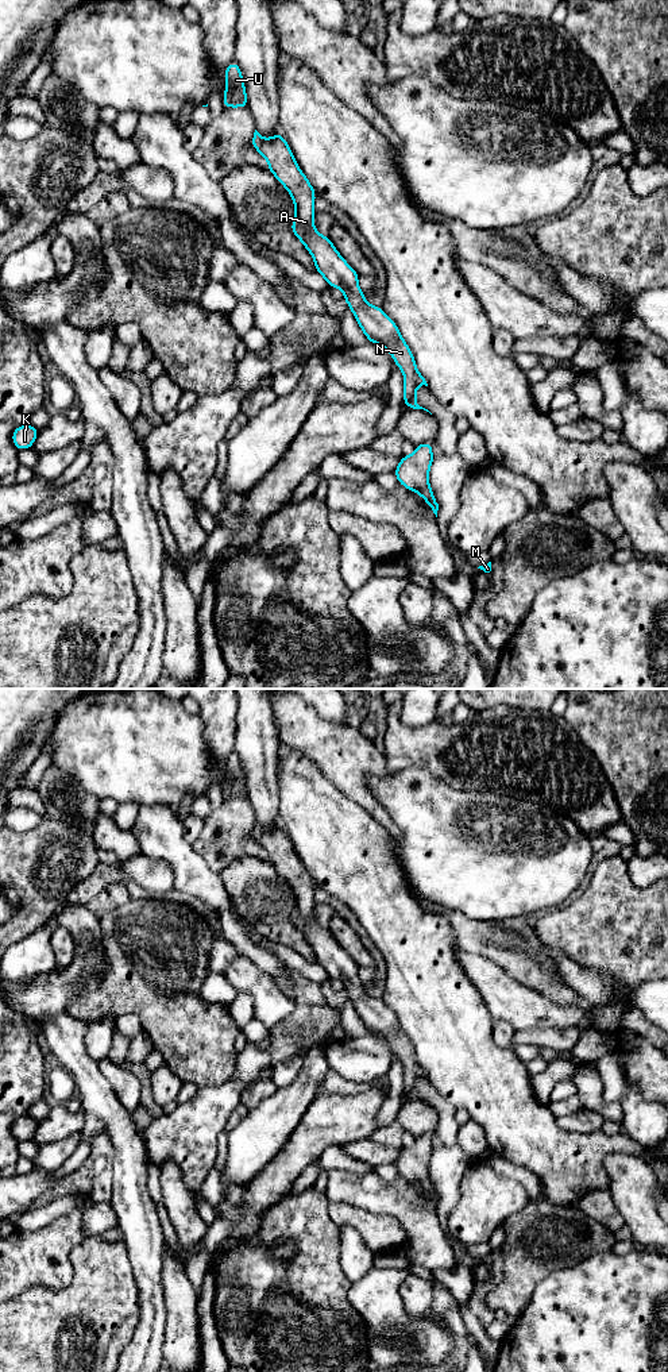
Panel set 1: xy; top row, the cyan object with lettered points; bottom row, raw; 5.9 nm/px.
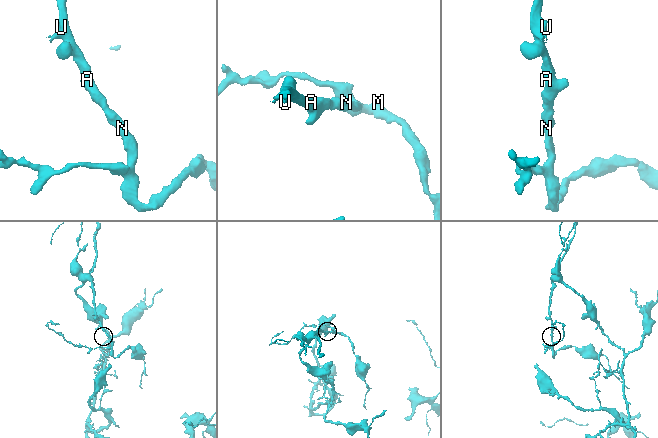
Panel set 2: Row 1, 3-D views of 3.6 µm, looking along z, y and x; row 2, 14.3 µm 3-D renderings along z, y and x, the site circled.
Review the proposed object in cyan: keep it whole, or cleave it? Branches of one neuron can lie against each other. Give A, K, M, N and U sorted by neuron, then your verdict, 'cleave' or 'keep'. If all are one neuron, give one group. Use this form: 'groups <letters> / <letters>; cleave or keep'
groups A K M N U; keep

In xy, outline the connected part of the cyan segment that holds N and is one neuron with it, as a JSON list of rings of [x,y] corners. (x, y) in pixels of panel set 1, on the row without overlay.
[[[255,821],[251,836],[267,851],[269,862],[290,885],[296,898],[296,910],[290,920],[312,945],[316,963],[327,971],[329,978],[343,982],[344,991],[364,1026],[372,1036],[382,1036],[405,1065],[405,1098],[429,1103],[416,1092],[416,1080],[420,1076],[428,1078],[428,1075],[416,1060],[413,1045],[398,1018],[382,999],[372,998],[364,991],[358,976],[359,966],[343,951],[331,930],[318,925],[313,918],[316,885],[300,862],[285,829],[278,824],[266,832]]]

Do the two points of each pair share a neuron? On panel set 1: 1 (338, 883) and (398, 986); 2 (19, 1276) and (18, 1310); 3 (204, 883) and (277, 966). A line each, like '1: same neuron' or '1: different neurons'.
1: same neuron
2: different neurons
3: same neuron

